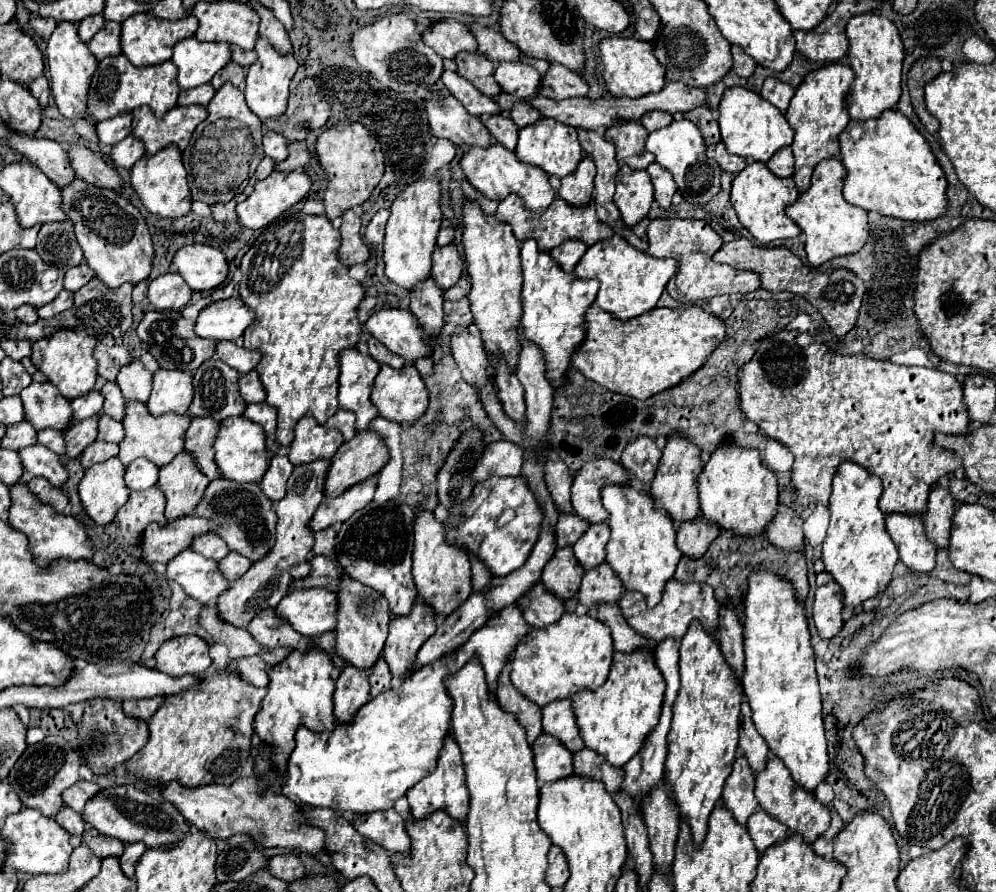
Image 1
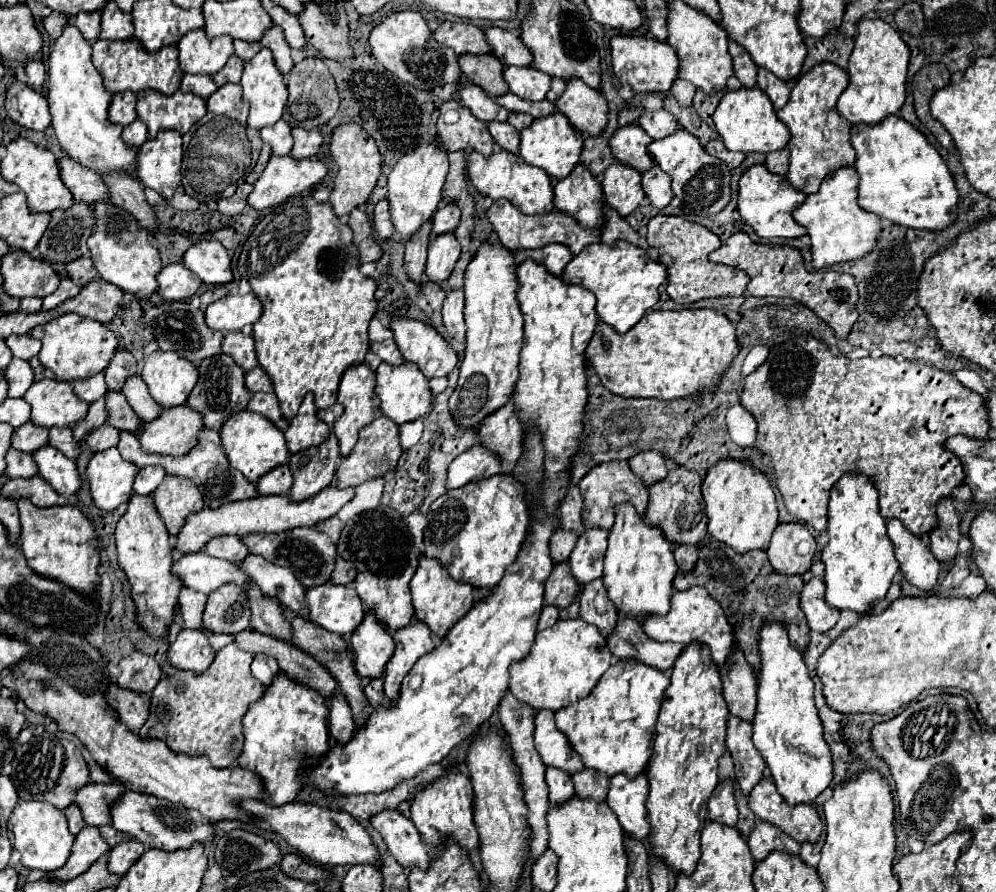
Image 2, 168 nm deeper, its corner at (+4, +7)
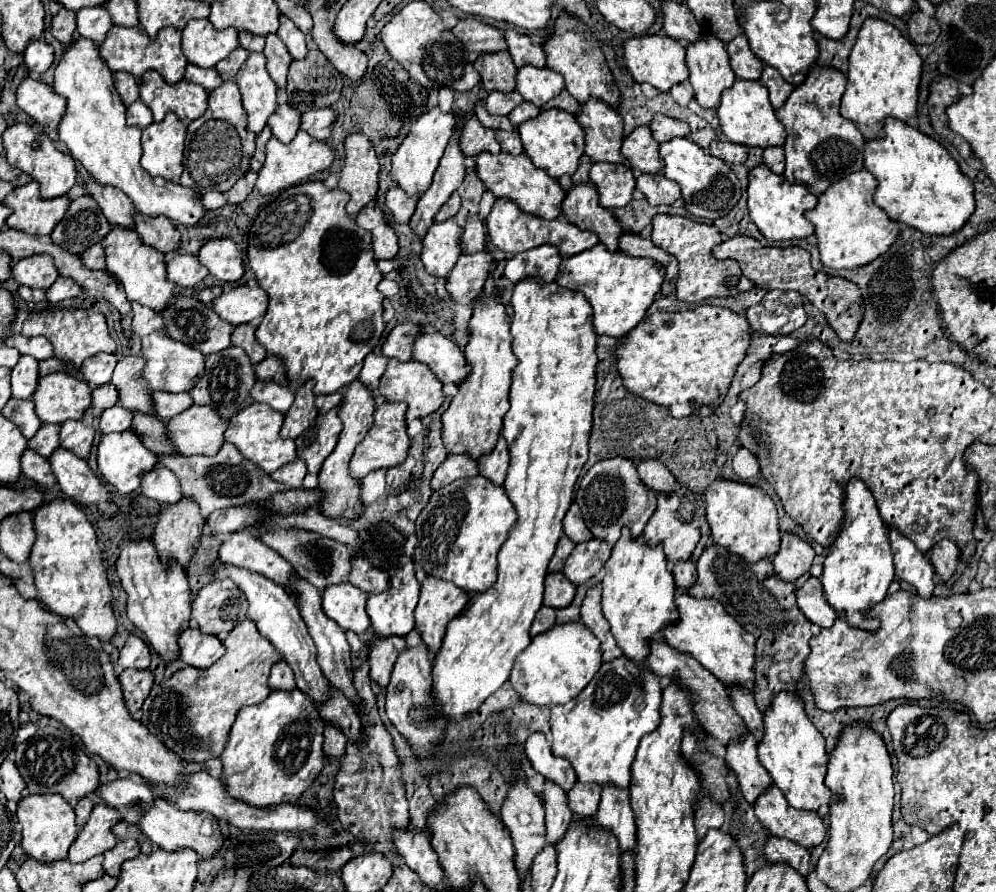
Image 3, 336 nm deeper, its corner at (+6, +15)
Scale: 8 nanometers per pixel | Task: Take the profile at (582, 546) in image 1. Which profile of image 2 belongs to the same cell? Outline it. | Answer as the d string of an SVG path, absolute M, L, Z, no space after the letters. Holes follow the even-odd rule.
M587 529L569 557L571 573L577 583L585 585L593 579L603 577L603 557L607 551L607 531Z

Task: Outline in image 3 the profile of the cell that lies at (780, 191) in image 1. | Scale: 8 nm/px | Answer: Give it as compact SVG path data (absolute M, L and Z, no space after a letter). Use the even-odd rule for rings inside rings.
M757 165L749 171L747 185L747 209L751 221L769 241L785 241L785 239L803 239L813 233L813 225L803 217L805 211L813 209L817 195L813 195L805 185L791 185L783 175L775 175L765 165Z

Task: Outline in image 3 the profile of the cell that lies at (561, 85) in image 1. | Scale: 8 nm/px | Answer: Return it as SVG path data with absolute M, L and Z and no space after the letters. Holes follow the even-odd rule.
M589 97L585 103L579 103L579 113L575 113L577 123L585 131L585 153L593 161L609 161L609 163L625 163L621 155L621 141L623 141L623 125L619 113L597 97Z

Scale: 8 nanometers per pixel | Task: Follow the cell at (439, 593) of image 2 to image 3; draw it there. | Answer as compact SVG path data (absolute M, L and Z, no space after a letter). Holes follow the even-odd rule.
M425 575L415 609L415 629L427 643L431 655L441 647L447 623L465 609L467 601L469 597L461 587L435 575Z

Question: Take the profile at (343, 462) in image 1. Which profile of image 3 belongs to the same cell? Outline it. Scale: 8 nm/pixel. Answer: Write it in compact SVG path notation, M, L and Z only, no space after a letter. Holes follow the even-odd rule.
M383 403L375 411L375 421L365 439L357 445L351 461L349 461L349 473L353 477L365 477L369 471L375 469L389 469L397 467L401 461L405 461L409 449L409 437L405 433L405 405L401 403Z

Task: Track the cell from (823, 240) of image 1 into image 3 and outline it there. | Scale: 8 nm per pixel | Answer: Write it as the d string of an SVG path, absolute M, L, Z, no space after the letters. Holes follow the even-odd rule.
M867 169L849 173L847 177L833 183L827 191L823 191L817 199L815 209L809 209L805 213L805 217L815 227L819 259L823 265L835 269L865 265L873 261L873 257L885 253L885 249L889 249L889 245L897 239L899 225L871 201L875 185L877 183Z

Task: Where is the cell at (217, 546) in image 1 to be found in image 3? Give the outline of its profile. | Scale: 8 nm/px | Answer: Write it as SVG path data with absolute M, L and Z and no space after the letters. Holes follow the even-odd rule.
M235 531L227 541L221 543L219 559L231 565L241 565L245 569L259 571L283 587L285 577L289 577L289 573L295 573L283 557L263 545L255 535L245 531Z

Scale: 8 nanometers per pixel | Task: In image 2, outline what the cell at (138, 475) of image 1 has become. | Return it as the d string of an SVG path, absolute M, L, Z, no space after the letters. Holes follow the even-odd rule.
M143 467L139 471L139 475L135 477L135 485L133 491L137 495L153 495L155 487L159 487L165 479L165 469L163 467Z

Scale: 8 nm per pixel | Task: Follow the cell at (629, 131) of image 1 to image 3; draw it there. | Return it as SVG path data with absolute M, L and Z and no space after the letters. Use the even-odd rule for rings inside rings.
M647 125L633 129L625 139L621 153L629 161L631 169L641 173L655 173L661 171L661 157L657 153L657 141L651 135Z

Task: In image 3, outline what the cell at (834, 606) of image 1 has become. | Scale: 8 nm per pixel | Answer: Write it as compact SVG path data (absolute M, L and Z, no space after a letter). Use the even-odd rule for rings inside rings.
M809 577L805 585L797 589L797 605L803 615L819 627L831 627L837 619L837 613L823 597L823 589L817 577Z

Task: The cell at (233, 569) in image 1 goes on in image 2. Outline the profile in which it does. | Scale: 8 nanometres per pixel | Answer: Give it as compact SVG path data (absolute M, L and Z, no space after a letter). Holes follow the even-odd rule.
M249 555L241 569L261 587L261 591L269 597L277 597L287 609L297 613L299 617L307 617L307 601L305 601L305 589L297 581L297 577L287 567L271 565L259 555Z

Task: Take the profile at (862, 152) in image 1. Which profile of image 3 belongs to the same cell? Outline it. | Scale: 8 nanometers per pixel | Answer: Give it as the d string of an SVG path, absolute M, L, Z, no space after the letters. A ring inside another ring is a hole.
M885 119L883 133L883 137L865 141L865 169L869 169L877 181L873 203L881 207L893 221L901 221L927 235L949 235L965 225L975 209L973 183L965 175L961 175L959 165L949 155L949 151L939 141L923 135L919 129L909 127L899 119Z

